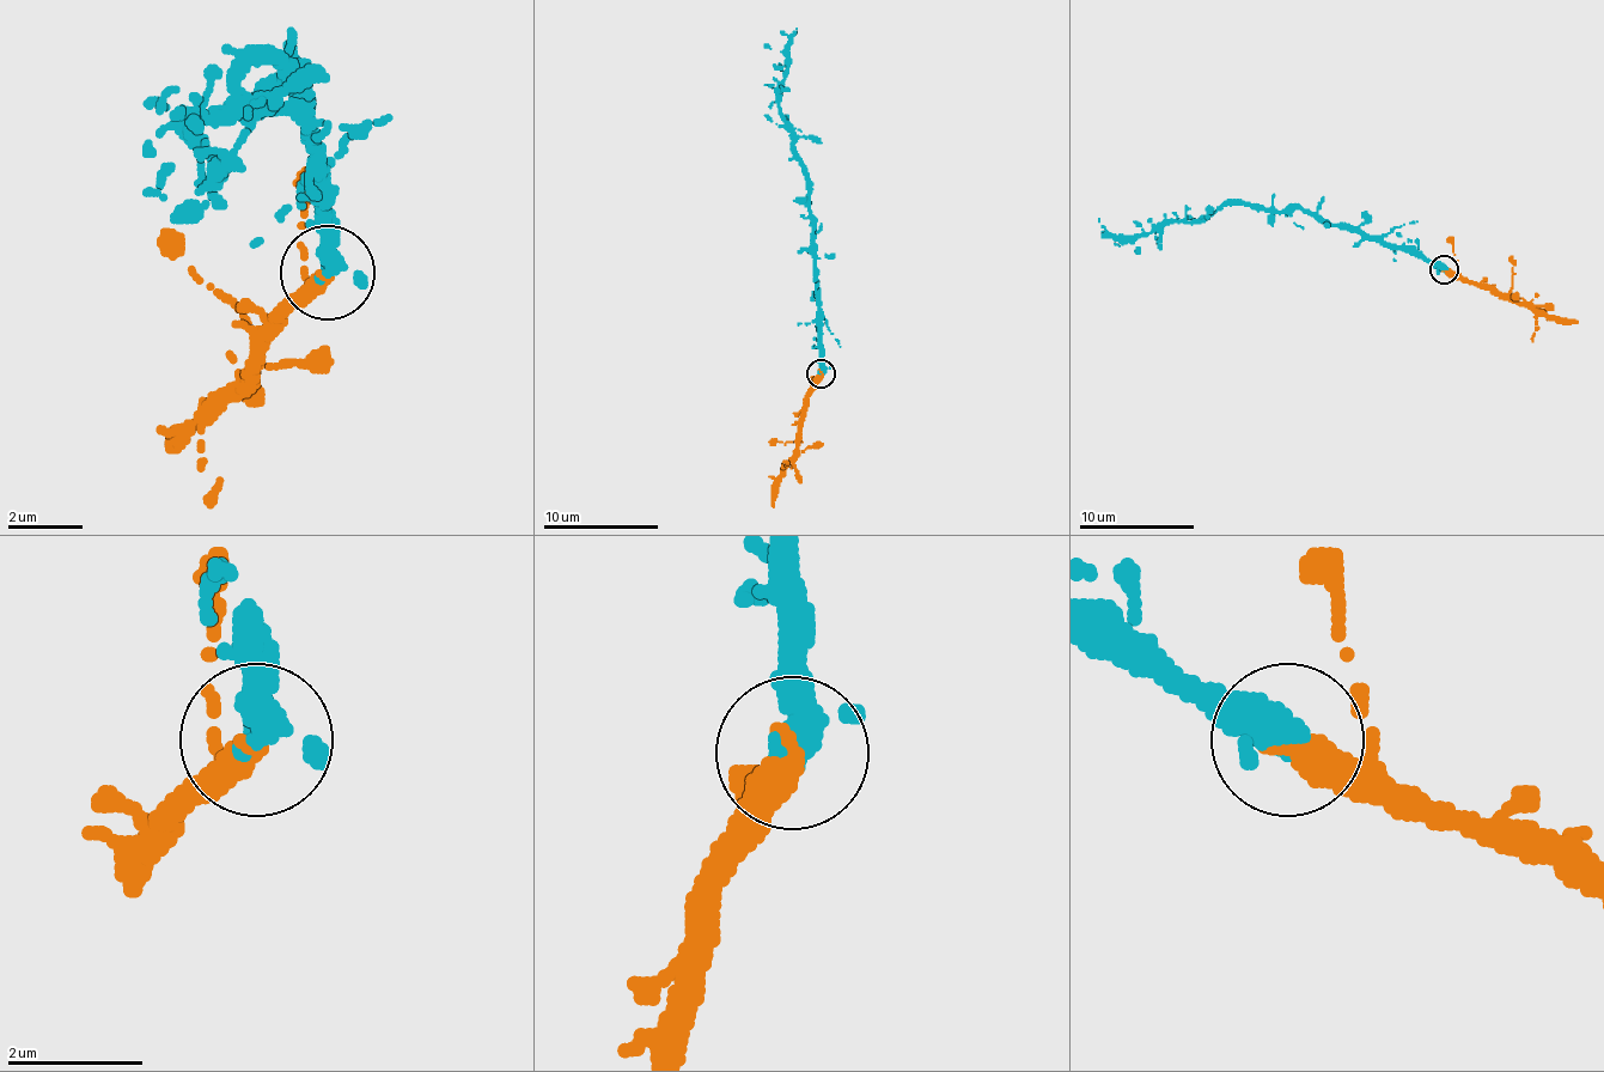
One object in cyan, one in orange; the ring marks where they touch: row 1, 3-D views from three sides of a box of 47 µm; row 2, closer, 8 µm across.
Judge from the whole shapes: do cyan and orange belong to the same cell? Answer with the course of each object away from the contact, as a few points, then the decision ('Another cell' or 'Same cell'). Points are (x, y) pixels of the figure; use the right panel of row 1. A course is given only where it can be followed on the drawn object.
Course of cyan: (1444, 268), (1325, 225), (1299, 207), (1221, 205), (1207, 217), (1163, 221), (1148, 233), (1114, 237), (1099, 219). Course of orange: (1444, 272), (1452, 272), (1464, 282), (1487, 286), (1530, 303), (1550, 317), (1577, 323). Same cell

